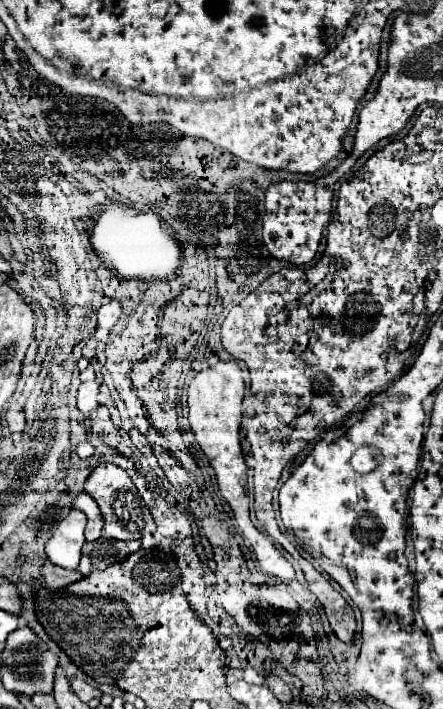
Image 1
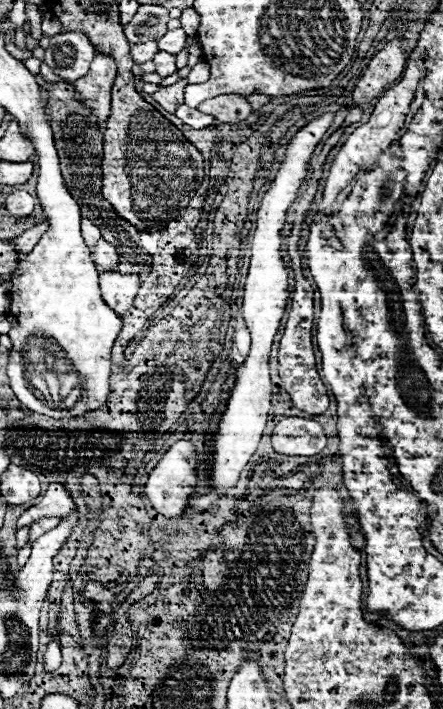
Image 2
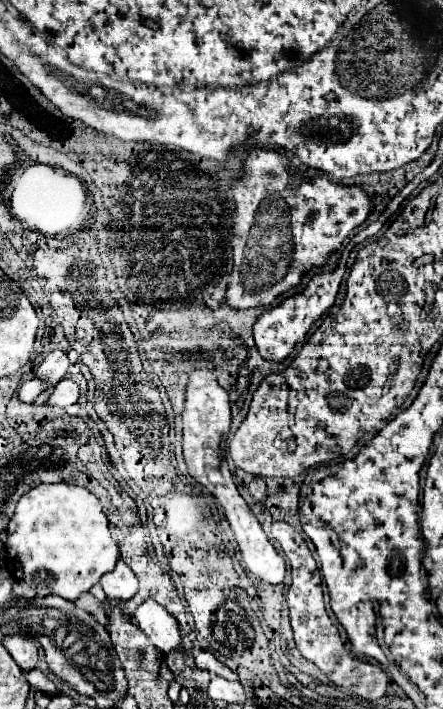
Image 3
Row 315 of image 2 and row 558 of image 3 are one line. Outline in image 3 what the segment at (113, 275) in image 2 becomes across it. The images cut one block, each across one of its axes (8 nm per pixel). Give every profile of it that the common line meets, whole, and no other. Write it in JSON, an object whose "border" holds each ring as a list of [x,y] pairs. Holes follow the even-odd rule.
{"border":[[[118,558],[116,568],[112,572],[102,576],[100,584],[110,600],[128,600],[138,592],[138,580],[122,558]]]}

